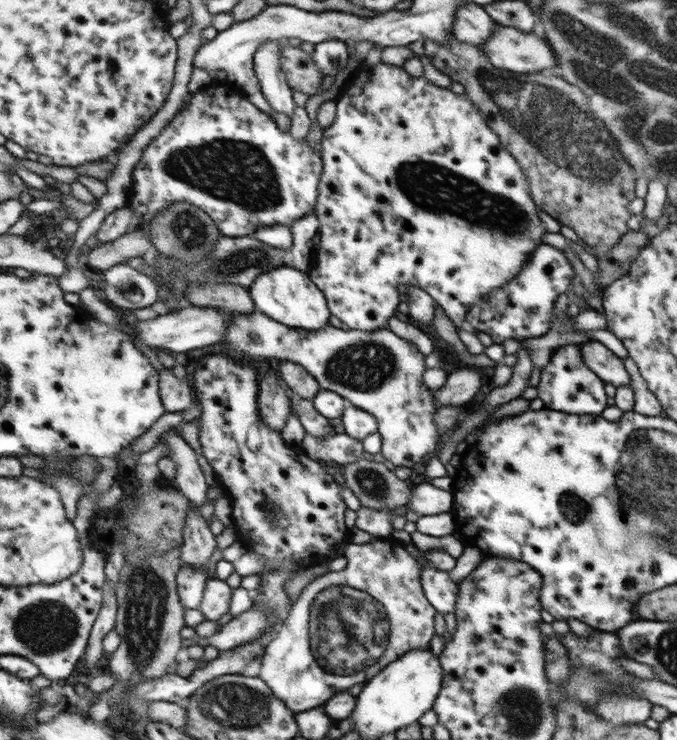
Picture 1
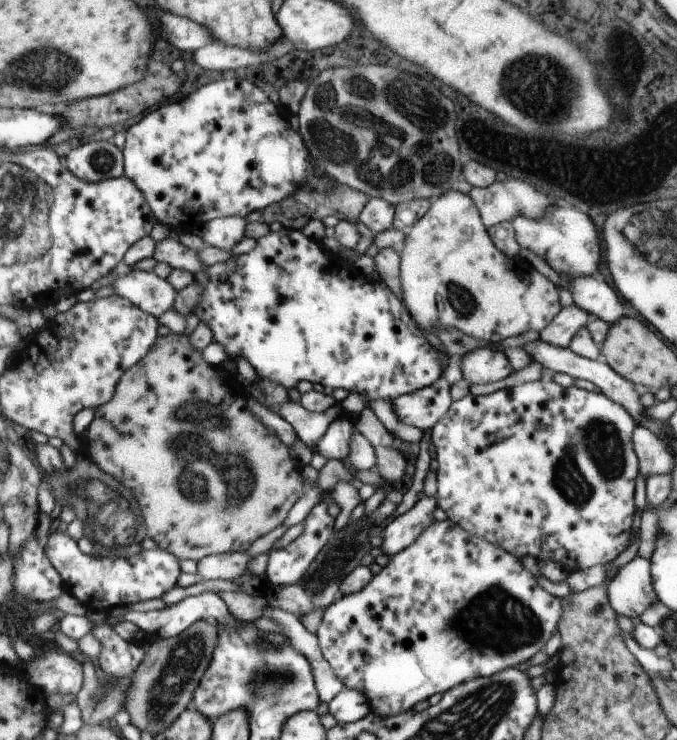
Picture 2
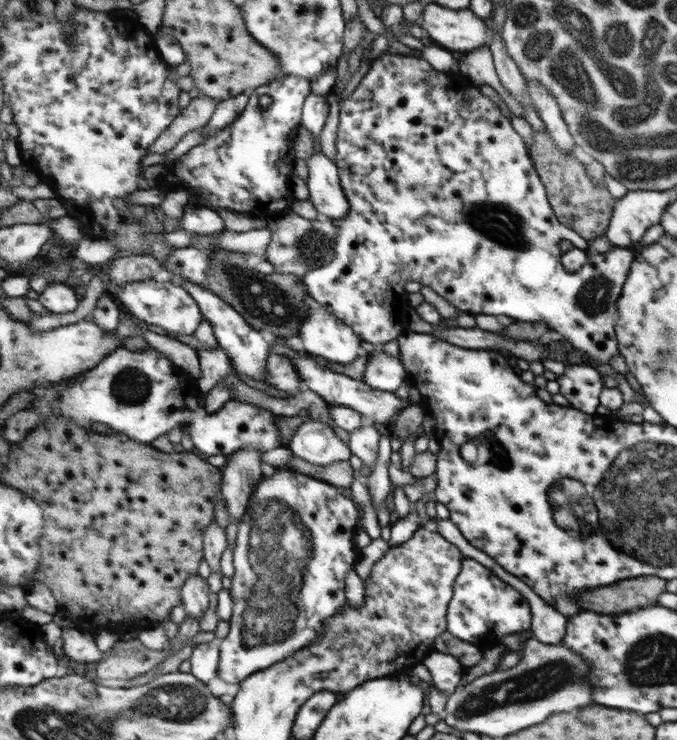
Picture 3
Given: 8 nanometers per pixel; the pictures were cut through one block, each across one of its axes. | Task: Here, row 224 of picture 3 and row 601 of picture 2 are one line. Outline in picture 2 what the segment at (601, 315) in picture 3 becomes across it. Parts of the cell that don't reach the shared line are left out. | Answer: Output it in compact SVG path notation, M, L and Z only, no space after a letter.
M433 521L413 541L413 544L390 558L391 561L378 574L371 576L362 589L343 595L327 606L323 610L317 630L323 658L341 681L343 687L358 690L365 695L371 713L383 716L399 714L411 709L416 702L427 700L435 692L441 694L448 691L451 686L456 687L461 682L467 682L471 678L488 677L495 675L499 670L503 671L504 668L524 663L535 652L544 648L545 642L554 634L561 619L561 609L564 608L561 598L555 597L553 592L546 592L545 588L541 588L541 584L537 584L537 575L533 576L533 572L529 572L529 568L525 568L525 564L521 564L521 560L517 560L516 556L510 552L505 552L497 545L462 529L453 521Z

